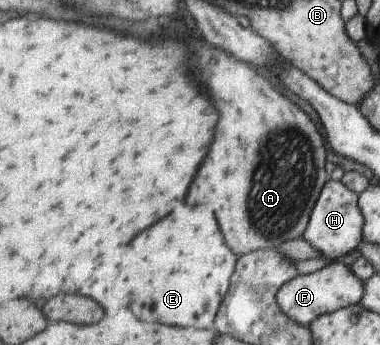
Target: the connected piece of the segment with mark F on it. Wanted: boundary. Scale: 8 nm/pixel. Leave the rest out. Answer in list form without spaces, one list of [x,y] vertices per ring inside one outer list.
[[[340,260],[332,261],[326,267],[308,275],[294,277],[275,294],[276,305],[279,305],[280,311],[304,327],[309,327],[316,317],[358,303],[360,297],[363,297],[363,281],[352,275],[349,267]]]

